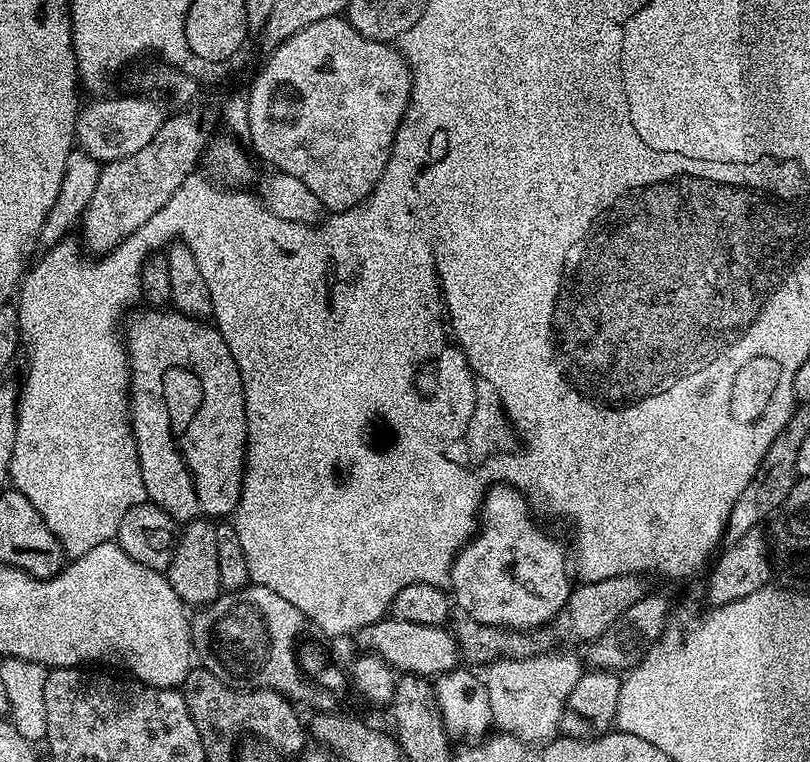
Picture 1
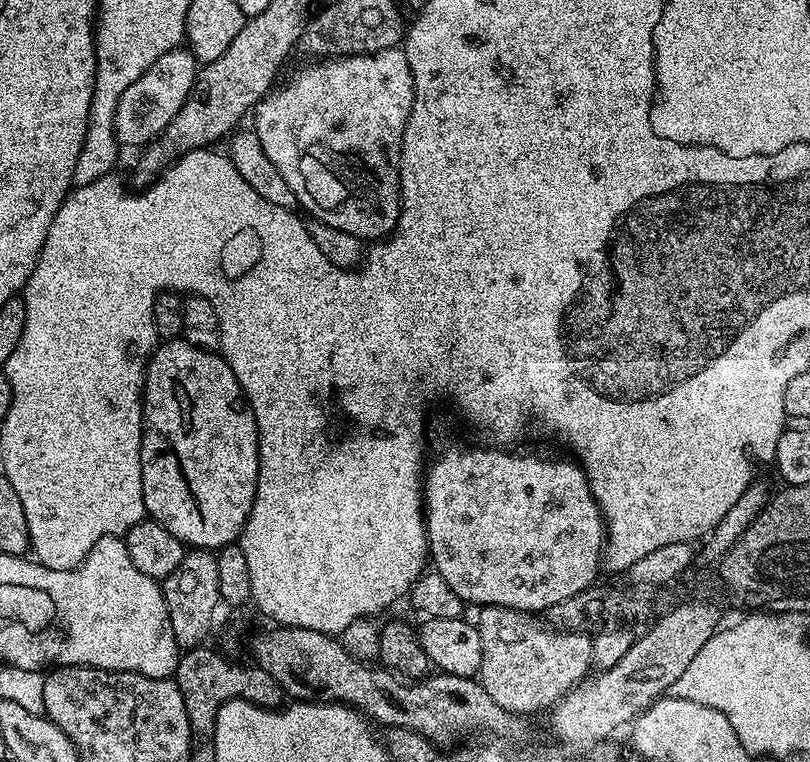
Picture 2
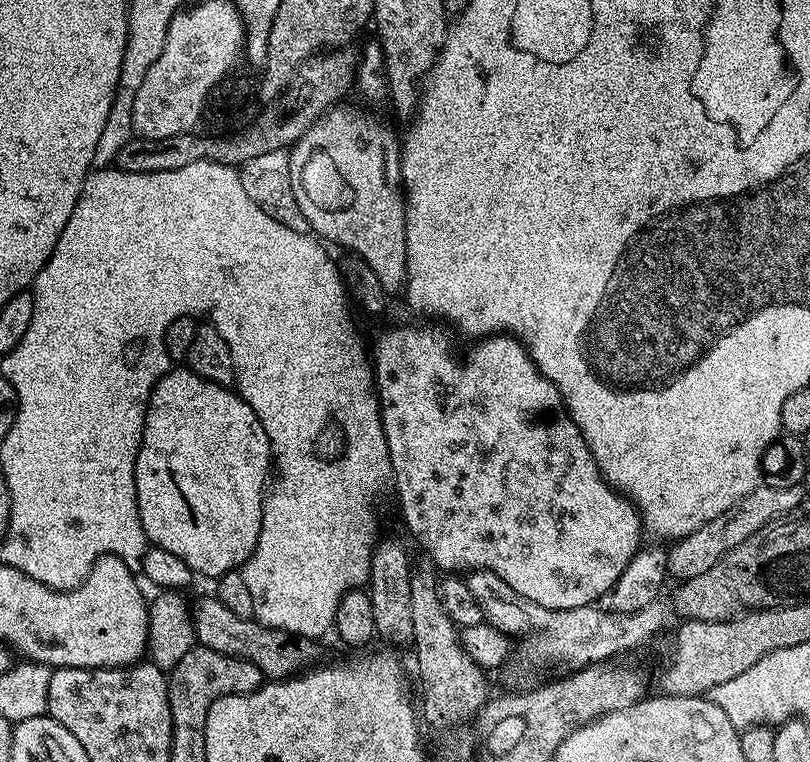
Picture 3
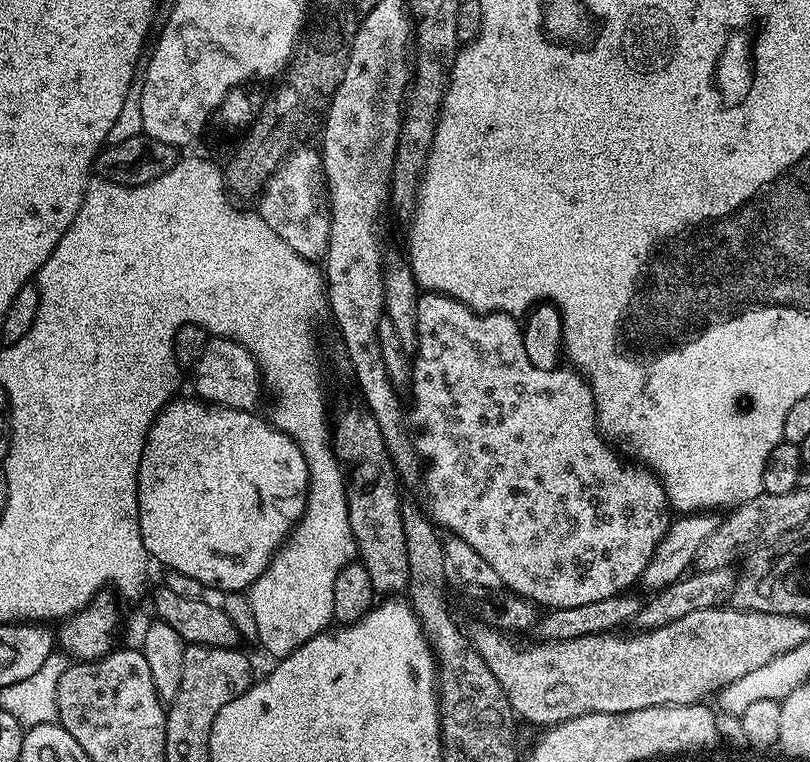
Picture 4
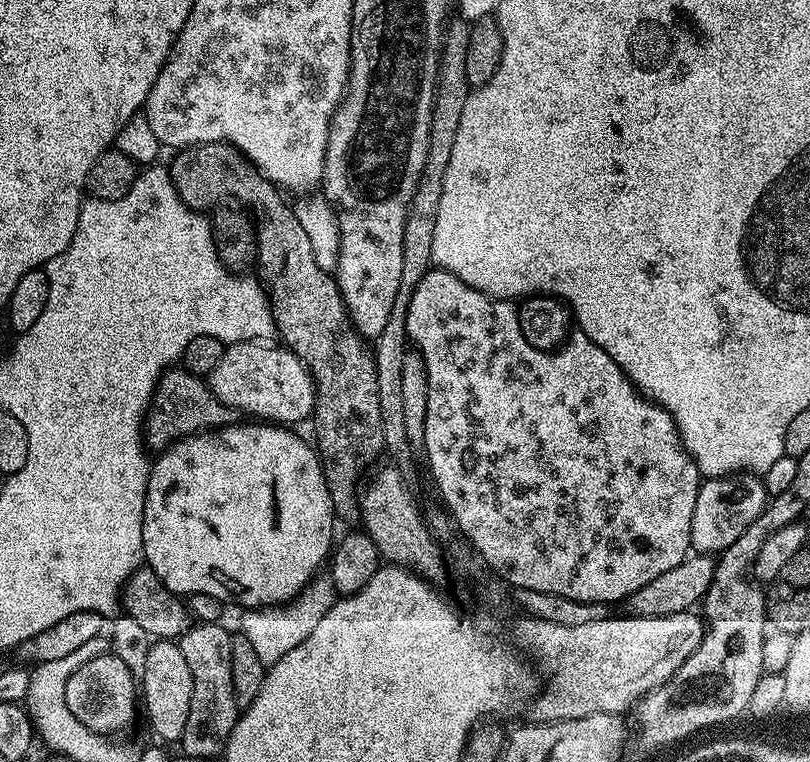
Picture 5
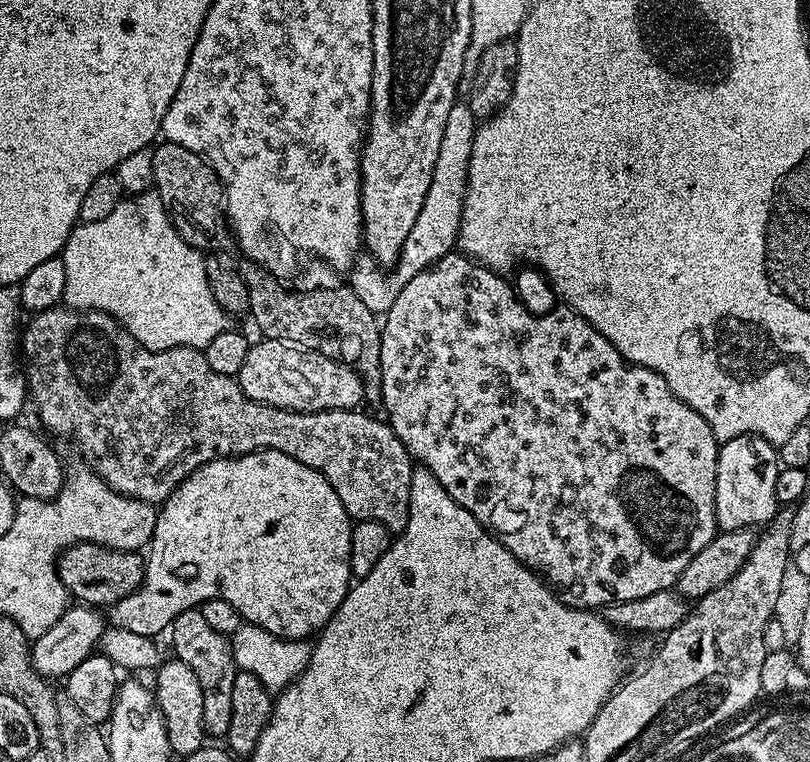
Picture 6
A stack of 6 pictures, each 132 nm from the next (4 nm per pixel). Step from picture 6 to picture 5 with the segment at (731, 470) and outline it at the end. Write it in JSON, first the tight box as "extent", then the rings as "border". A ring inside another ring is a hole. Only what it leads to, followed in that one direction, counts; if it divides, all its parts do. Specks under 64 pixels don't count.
{"extent":[691,473,768,554],"border":[[[755,473],[711,477],[701,485],[691,518],[691,549],[698,554],[719,554],[728,549],[757,520],[768,501],[763,481]]]}

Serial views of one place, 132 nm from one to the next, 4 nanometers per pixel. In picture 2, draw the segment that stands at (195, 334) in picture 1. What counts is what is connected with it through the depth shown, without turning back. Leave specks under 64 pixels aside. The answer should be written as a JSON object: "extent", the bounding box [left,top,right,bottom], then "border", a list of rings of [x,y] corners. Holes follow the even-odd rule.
{"extent":[140,338,258,550],"border":[[[168,338],[153,351],[144,373],[144,437],[140,447],[144,461],[144,477],[142,478],[142,494],[144,495],[144,511],[151,519],[163,524],[174,538],[178,538],[185,546],[196,550],[219,550],[226,542],[232,542],[239,537],[254,502],[256,483],[258,482],[258,434],[256,433],[256,419],[252,408],[244,398],[238,378],[234,378],[234,370],[219,351],[207,352],[196,344],[191,344],[185,338]]]}

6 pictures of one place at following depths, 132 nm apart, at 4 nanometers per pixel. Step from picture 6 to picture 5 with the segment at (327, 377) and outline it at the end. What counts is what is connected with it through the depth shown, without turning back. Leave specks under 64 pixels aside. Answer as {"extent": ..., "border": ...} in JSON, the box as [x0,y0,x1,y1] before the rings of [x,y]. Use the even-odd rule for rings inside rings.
{"extent":[206,340,316,426],"border":[[[240,340],[237,344],[225,347],[218,366],[206,378],[208,389],[218,398],[218,402],[232,409],[233,413],[245,412],[245,417],[260,422],[271,422],[277,426],[296,426],[309,419],[316,408],[316,383],[308,373],[308,368],[290,349],[276,342],[259,340]]]}

